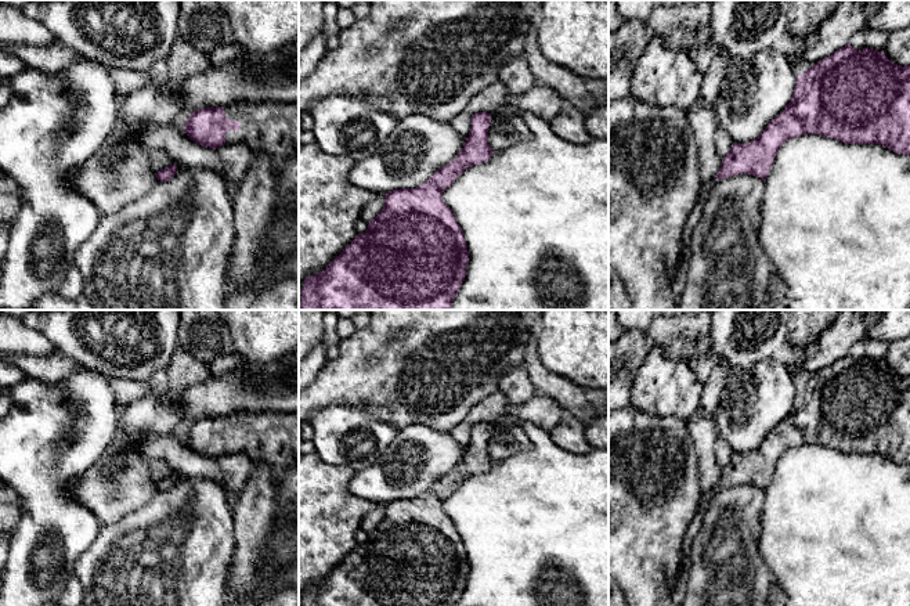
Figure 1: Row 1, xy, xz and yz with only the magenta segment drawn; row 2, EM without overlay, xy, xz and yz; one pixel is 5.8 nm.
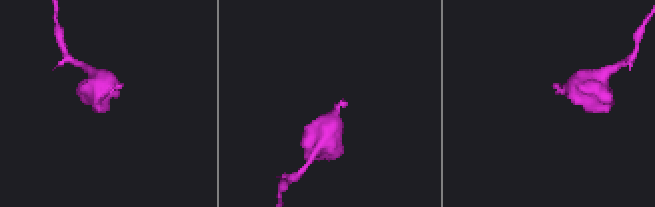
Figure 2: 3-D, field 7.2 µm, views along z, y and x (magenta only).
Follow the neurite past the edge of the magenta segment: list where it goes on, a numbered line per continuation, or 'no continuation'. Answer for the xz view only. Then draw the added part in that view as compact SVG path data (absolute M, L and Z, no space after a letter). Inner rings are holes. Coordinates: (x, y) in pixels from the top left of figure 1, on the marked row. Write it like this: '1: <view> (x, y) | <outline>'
no continuation

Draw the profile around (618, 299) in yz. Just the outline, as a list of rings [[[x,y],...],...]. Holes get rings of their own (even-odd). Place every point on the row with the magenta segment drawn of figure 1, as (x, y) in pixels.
[[[609,266],[609,310],[632,310],[626,289],[611,266]]]

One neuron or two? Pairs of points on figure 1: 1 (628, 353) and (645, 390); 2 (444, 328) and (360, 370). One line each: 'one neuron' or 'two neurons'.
1: two neurons
2: one neuron

